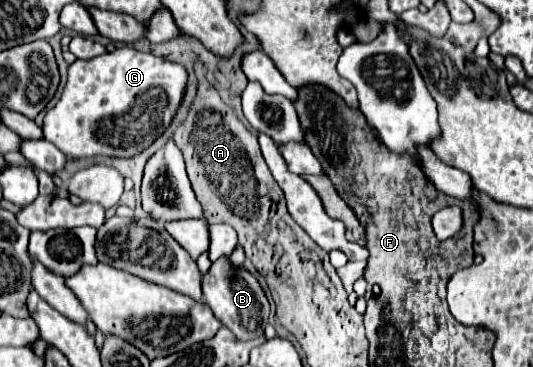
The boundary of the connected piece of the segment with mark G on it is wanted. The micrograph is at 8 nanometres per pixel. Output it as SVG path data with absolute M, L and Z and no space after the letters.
M121 46L113 52L91 60L75 60L69 66L69 78L61 100L45 114L43 134L69 158L133 158L151 146L173 122L187 88L187 70L181 64L153 56L151 52L139 52L131 46Z

